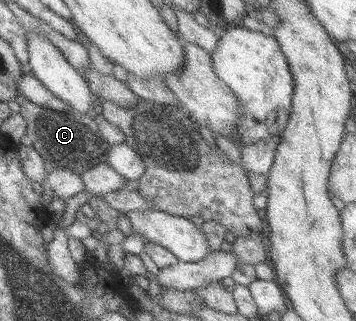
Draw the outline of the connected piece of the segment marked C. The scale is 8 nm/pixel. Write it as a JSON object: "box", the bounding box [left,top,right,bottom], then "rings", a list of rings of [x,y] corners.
{"box":[19,100,109,175],"rings":[[[20,100],[19,116],[26,124],[25,143],[44,160],[47,171],[60,168],[81,175],[85,170],[106,162],[109,144],[100,136],[95,120],[80,113],[53,111],[33,102]]]}

